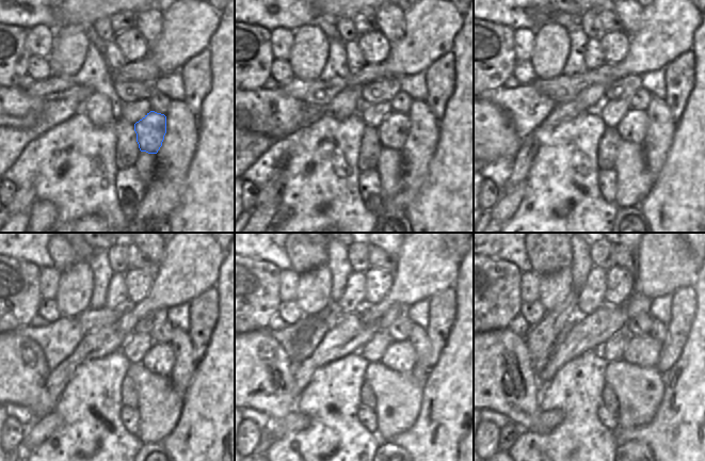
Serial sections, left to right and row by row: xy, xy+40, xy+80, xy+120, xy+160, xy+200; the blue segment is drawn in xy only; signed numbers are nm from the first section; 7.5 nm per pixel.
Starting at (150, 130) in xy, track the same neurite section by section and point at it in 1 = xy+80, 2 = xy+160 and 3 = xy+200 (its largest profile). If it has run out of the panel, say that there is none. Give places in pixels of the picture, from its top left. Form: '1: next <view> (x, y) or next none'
1: next xy+80 (633, 127)
2: next xy+160 (400, 355)
3: next xy+200 (642, 350)

